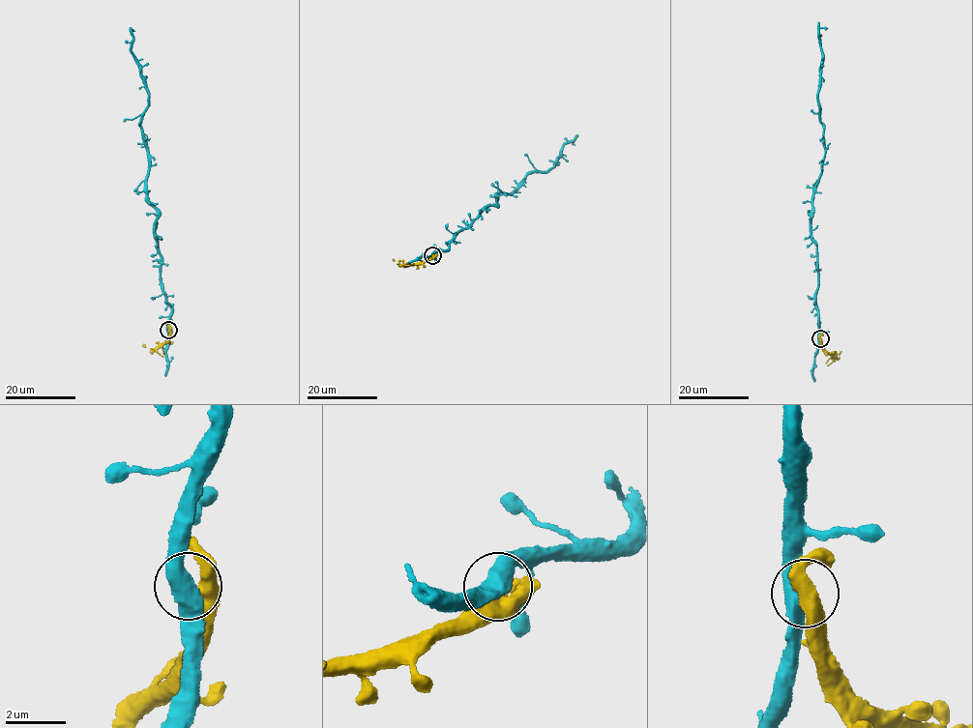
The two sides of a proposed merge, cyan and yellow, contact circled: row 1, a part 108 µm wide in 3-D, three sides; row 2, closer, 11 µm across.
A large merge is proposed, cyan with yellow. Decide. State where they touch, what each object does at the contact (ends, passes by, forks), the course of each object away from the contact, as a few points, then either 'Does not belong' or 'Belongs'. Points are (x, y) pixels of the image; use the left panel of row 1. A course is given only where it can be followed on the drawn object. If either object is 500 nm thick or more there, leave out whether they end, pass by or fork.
Place: (168, 330). Course of cyan: (168, 330), (171, 305), (161, 276), (140, 124), (149, 91), (131, 49), (134, 30). Course of yellow: (168, 330), (169, 337), (156, 348), (142, 344). Does not belong

